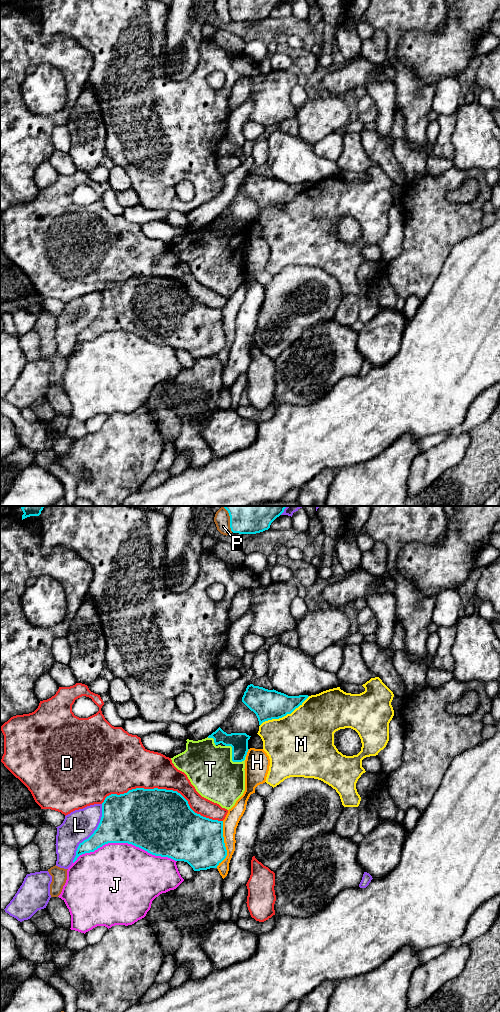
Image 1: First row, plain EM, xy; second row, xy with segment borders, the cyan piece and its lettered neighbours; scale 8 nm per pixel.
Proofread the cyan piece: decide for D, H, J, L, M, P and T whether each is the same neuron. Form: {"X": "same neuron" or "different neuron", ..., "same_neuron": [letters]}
{"D": "different neuron", "H": "different neuron", "J": "different neuron", "L": "different neuron", "M": "different neuron", "P": "different neuron", "T": "same neuron", "same_neuron": ["T"]}

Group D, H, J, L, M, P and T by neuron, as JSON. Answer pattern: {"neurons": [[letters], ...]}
{"neurons": [["D"], ["H", "P"], ["J"], ["L"], ["M"], ["T"]]}

